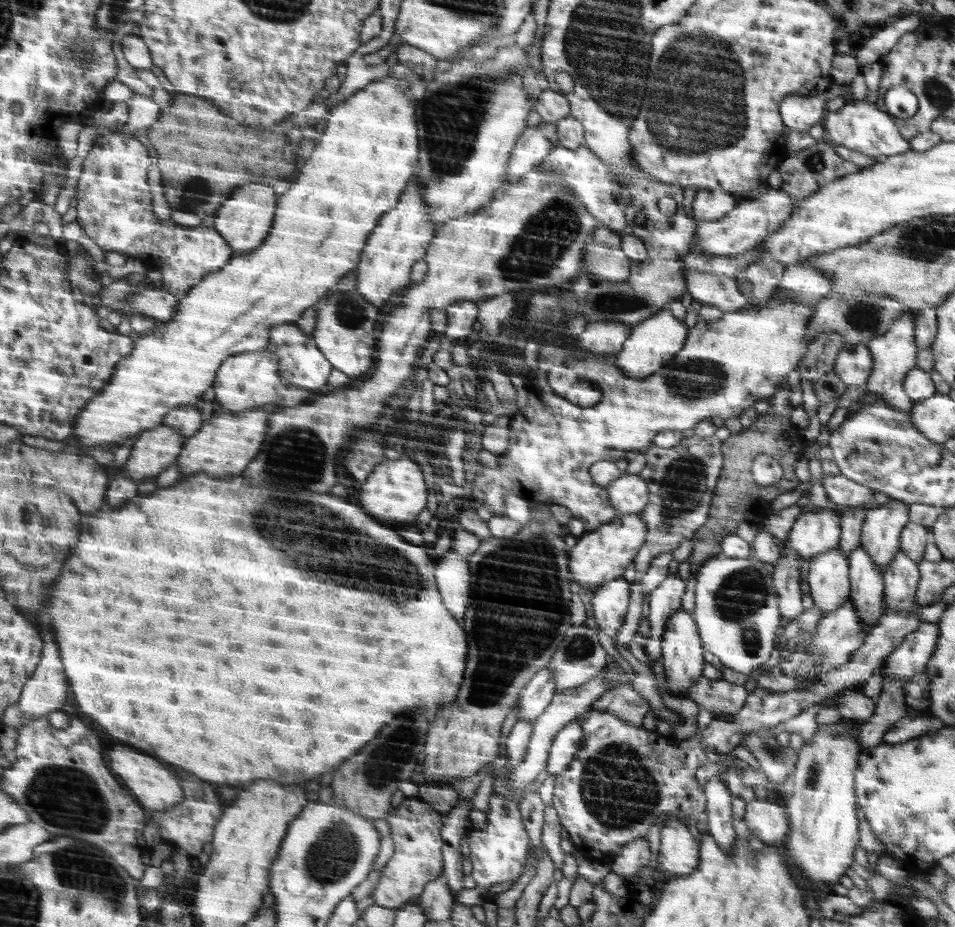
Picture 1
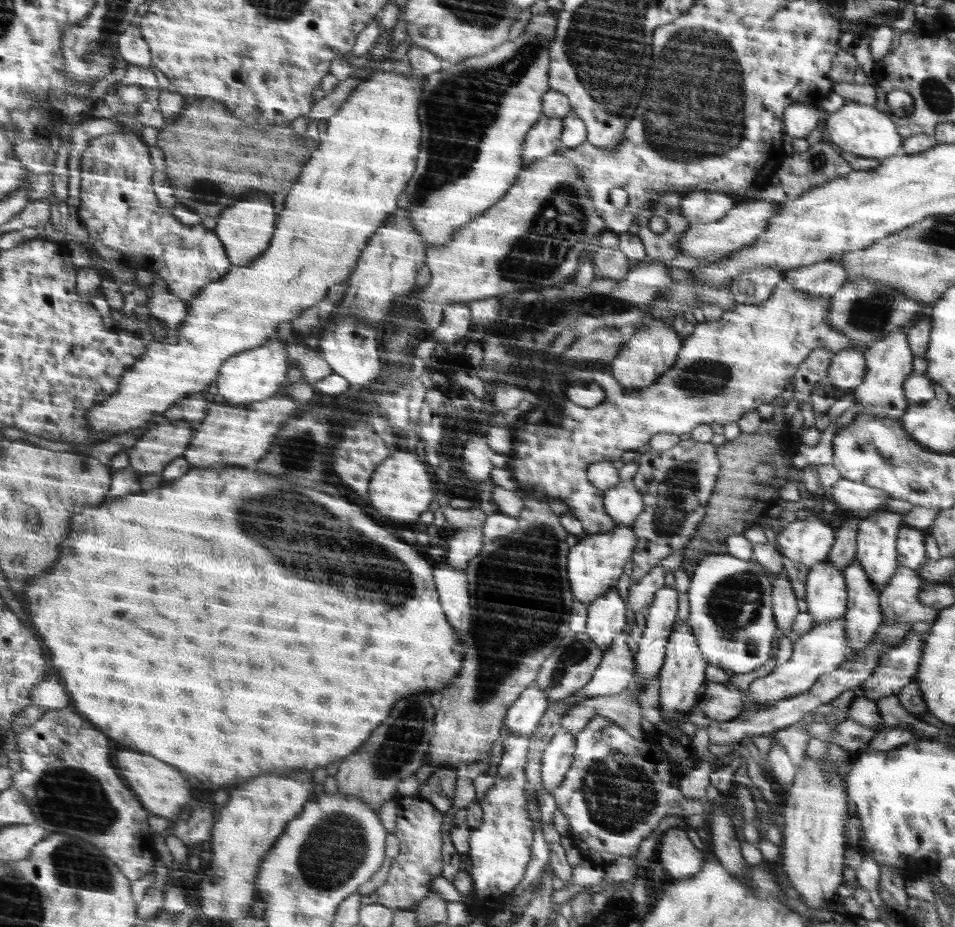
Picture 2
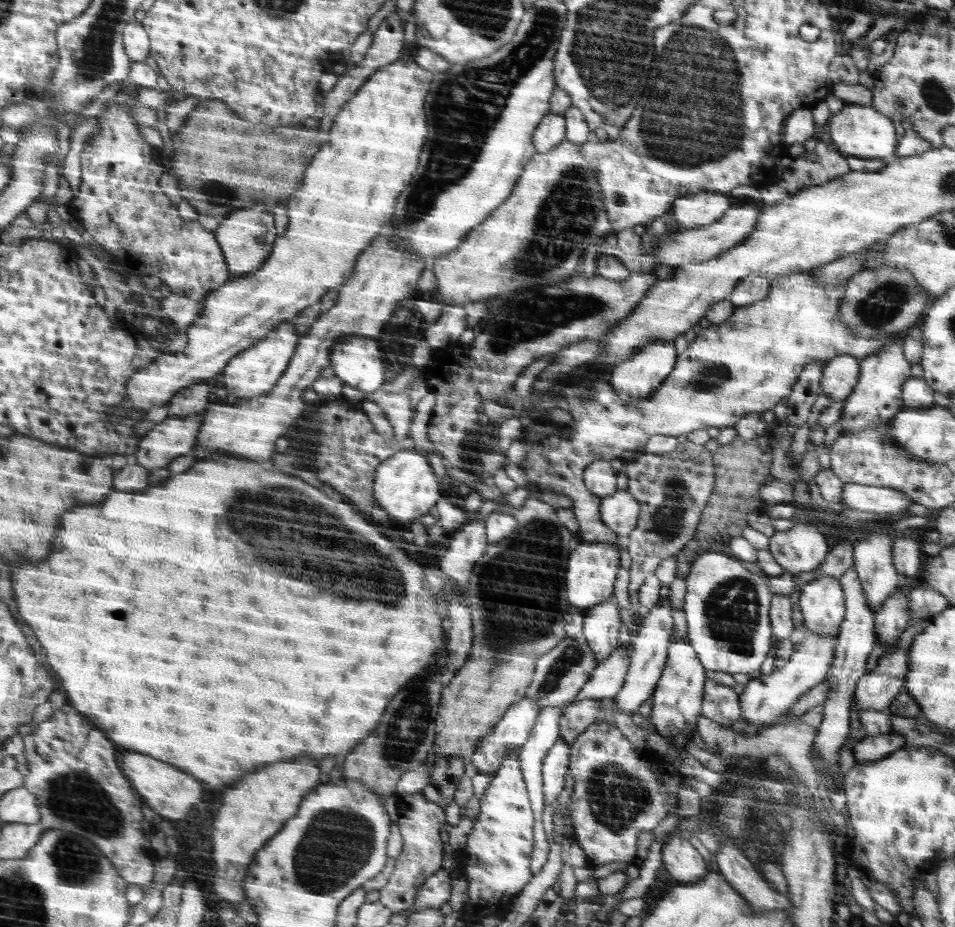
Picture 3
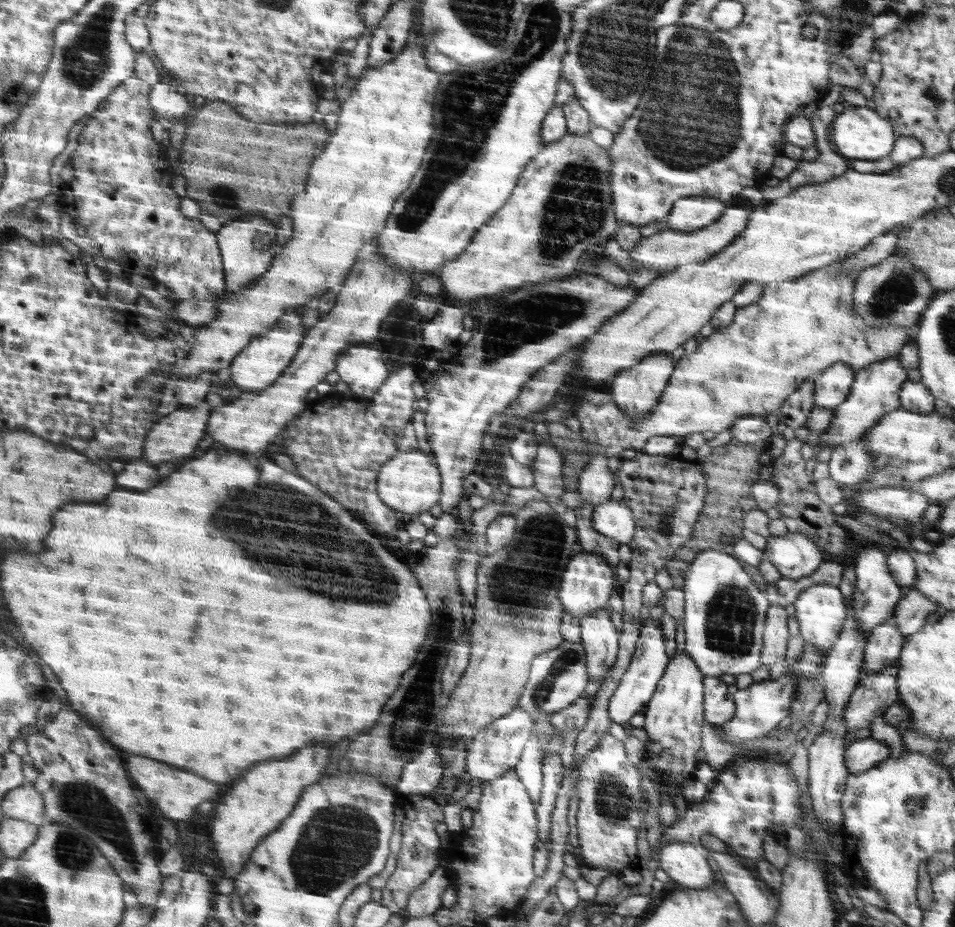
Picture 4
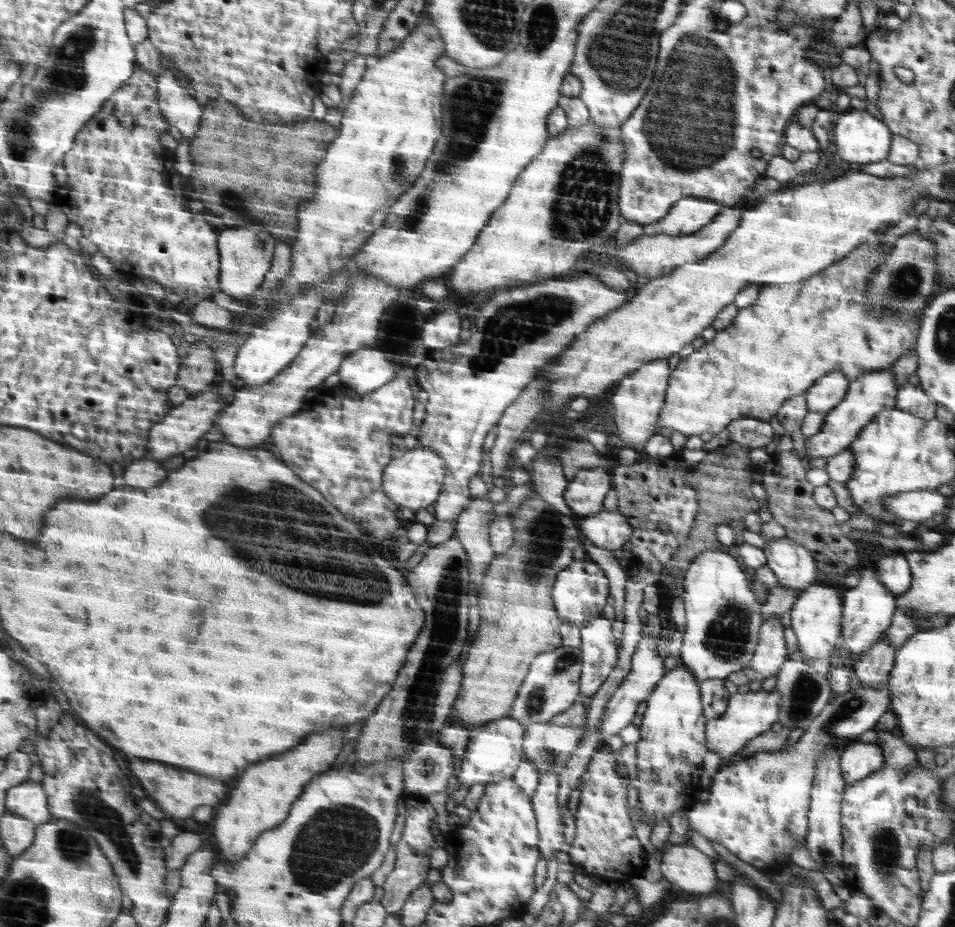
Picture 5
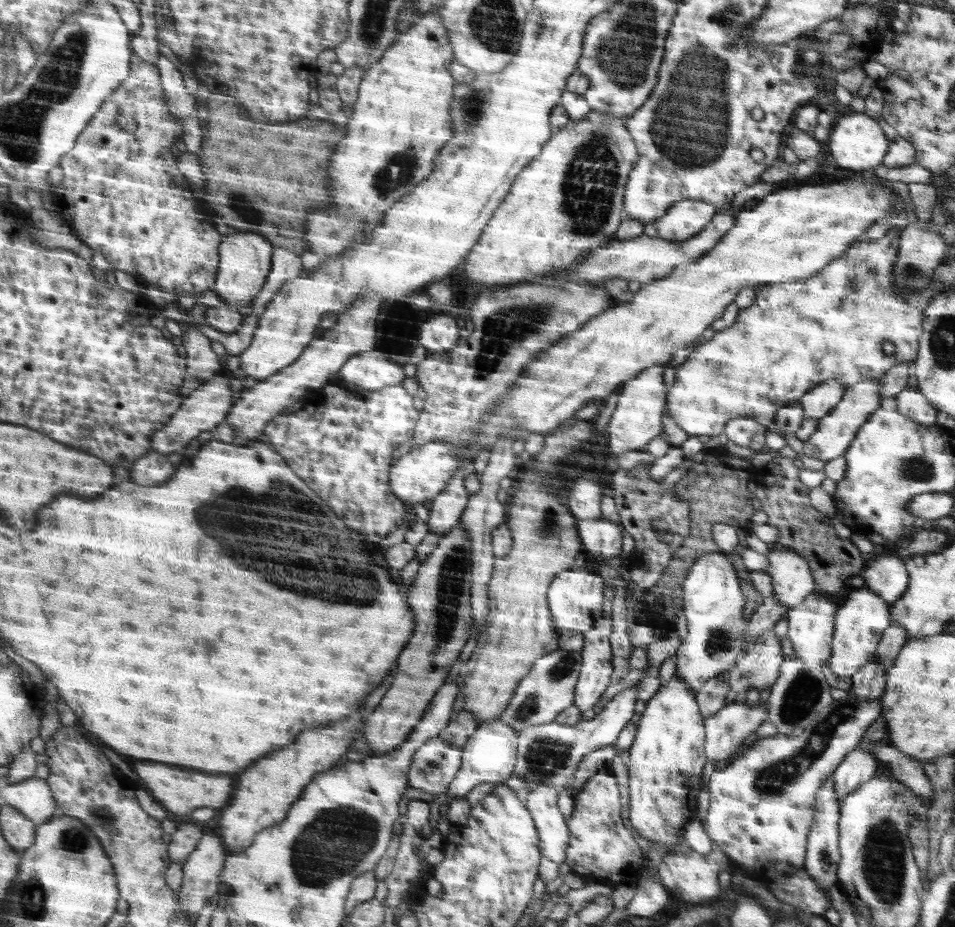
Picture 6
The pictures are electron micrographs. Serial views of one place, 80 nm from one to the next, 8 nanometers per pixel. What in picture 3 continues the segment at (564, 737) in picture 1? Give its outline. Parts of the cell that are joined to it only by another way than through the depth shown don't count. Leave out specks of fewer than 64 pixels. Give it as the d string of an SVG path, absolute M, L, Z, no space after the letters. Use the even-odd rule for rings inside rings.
M562 738L558 739L554 746L546 753L541 768L543 776L543 804L555 804L556 798L564 790L566 772L569 770L572 748Z

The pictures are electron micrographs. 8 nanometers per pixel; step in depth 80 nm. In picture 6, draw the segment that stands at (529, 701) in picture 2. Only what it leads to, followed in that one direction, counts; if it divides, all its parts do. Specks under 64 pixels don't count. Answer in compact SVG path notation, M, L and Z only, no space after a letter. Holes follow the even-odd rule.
M501 720L480 721L477 730L461 748L461 767L446 788L449 796L465 796L480 783L498 783L508 779L516 764L518 734Z

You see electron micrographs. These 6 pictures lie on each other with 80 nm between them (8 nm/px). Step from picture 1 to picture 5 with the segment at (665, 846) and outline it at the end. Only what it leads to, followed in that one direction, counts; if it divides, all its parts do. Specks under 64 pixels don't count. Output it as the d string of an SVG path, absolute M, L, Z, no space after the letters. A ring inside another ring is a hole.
M669 844L663 851L660 863L662 876L666 881L676 888L682 890L682 894L697 896L702 894L712 894L716 892L716 872L714 872L714 863L718 860L712 860L712 857L706 856L701 849L694 845L671 845Z

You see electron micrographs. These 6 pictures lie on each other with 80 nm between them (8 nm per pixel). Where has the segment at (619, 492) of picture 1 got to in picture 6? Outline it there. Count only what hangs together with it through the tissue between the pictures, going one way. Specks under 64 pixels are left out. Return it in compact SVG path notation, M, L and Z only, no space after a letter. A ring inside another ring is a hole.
M604 517L596 520L581 520L579 522L582 544L586 554L584 563L596 566L596 561L603 558L622 555L622 527Z

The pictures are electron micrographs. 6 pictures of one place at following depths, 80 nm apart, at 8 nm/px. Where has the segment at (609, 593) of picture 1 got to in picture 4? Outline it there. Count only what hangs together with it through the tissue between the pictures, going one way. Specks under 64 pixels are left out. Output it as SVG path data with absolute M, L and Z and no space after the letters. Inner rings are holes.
M600 609L582 619L581 643L589 662L589 680L598 680L616 663L620 635L610 618L611 609Z

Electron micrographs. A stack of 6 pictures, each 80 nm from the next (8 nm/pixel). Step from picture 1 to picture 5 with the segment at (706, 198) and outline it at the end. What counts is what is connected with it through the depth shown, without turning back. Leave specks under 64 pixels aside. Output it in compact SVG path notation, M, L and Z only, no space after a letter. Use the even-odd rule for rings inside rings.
M685 197L676 203L664 219L643 225L646 236L669 234L670 236L690 235L708 226L724 209L717 201Z

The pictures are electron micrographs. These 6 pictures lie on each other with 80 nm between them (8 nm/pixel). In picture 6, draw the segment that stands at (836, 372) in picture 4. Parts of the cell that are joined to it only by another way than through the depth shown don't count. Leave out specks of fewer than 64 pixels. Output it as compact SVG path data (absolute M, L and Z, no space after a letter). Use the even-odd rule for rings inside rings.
M830 378L808 391L798 401L805 418L825 418L845 397L845 384Z

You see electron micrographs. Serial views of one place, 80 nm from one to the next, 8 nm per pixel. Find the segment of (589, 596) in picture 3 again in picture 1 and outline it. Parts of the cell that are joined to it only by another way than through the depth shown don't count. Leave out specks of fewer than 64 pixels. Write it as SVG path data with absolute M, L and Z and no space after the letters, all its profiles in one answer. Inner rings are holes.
M620 514L618 517L592 532L578 537L570 551L571 578L582 588L593 592L602 584L622 577L626 566L632 564L637 552L644 546L648 536L648 525L639 514Z

